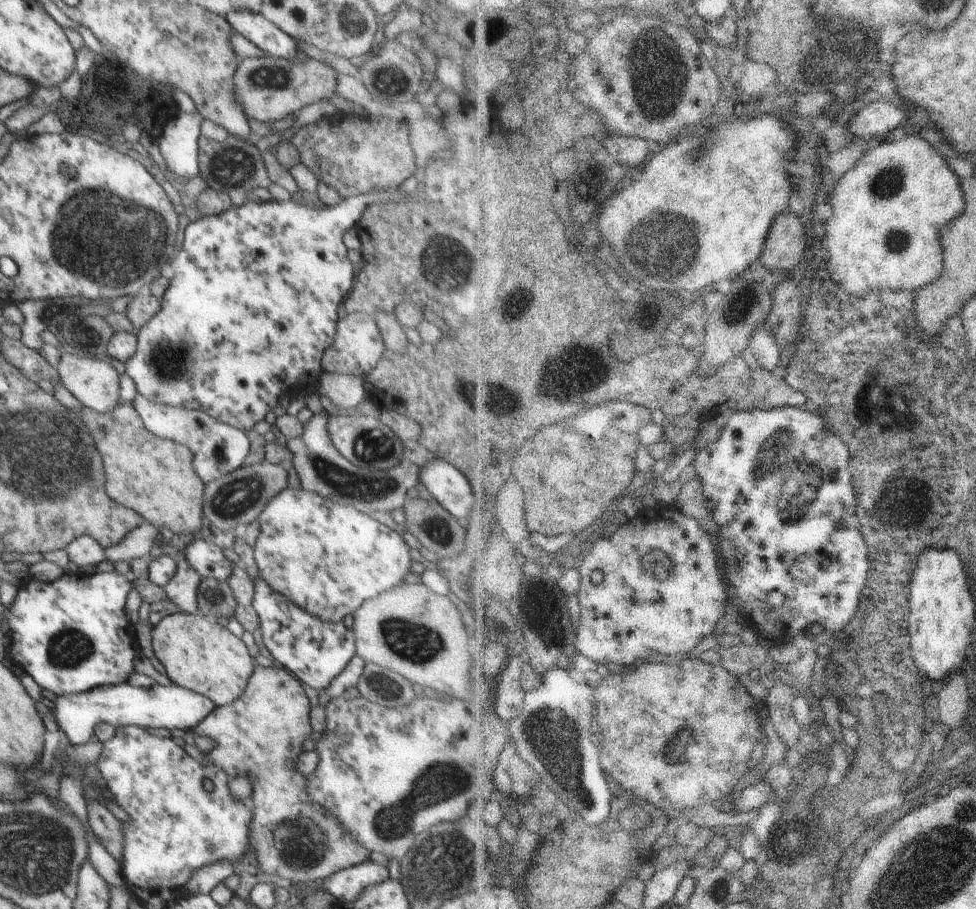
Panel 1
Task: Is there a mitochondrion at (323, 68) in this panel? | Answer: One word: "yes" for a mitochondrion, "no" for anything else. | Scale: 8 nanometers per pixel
no

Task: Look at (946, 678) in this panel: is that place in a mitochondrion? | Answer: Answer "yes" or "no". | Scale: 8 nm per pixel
no

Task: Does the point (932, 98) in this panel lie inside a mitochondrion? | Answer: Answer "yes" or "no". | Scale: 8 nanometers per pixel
no

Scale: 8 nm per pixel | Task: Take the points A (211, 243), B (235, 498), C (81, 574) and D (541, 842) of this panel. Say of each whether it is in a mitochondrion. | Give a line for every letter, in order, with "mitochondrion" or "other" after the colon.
A: other
B: mitochondrion
C: other
D: other

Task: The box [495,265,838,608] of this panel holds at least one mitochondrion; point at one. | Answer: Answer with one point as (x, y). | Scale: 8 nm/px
(782, 458)

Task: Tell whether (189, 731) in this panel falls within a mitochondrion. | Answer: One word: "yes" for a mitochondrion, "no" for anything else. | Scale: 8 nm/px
no

